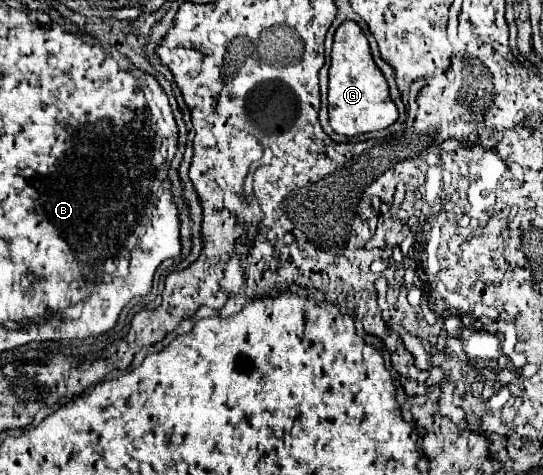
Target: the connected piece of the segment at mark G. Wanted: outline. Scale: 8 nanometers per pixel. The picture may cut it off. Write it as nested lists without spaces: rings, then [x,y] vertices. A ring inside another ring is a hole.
[[[344,21],[334,33],[328,87],[330,87],[328,91],[330,127],[340,135],[358,137],[362,133],[380,131],[390,127],[398,119],[398,109],[390,99],[388,85],[380,69],[372,61],[368,39],[354,21]]]

